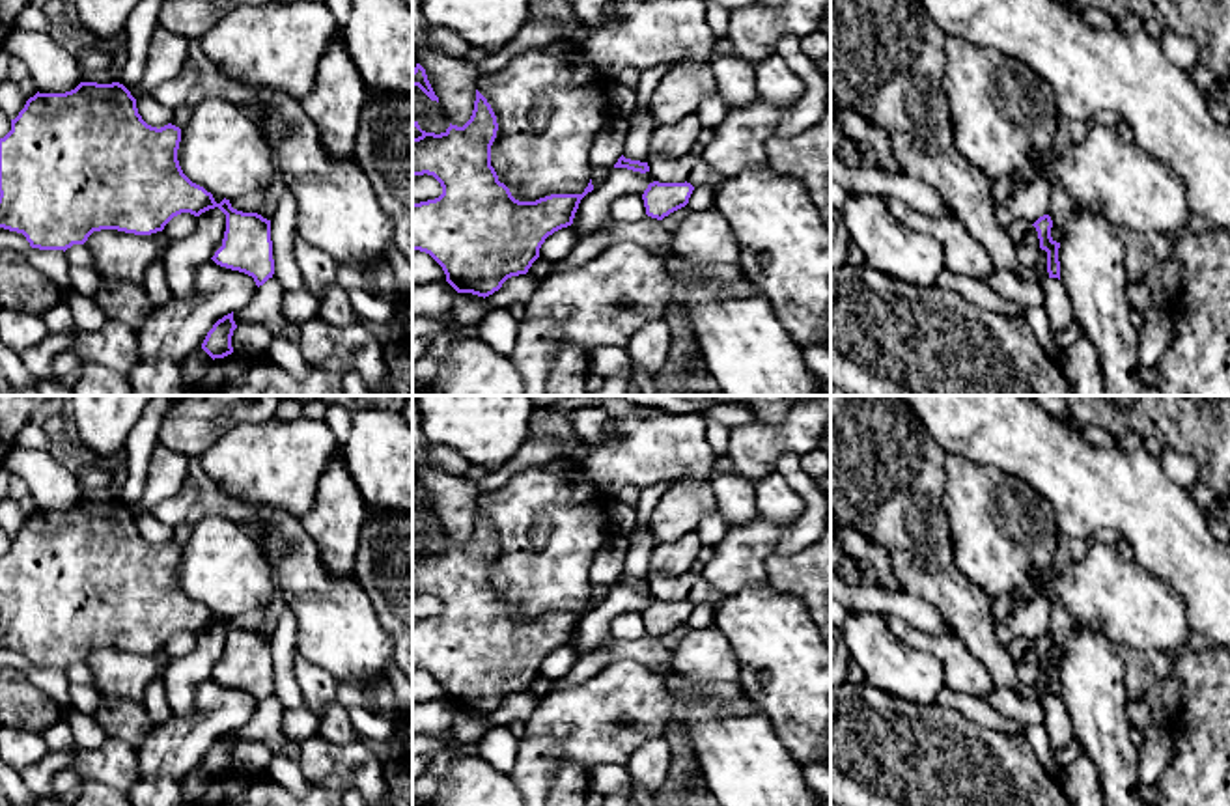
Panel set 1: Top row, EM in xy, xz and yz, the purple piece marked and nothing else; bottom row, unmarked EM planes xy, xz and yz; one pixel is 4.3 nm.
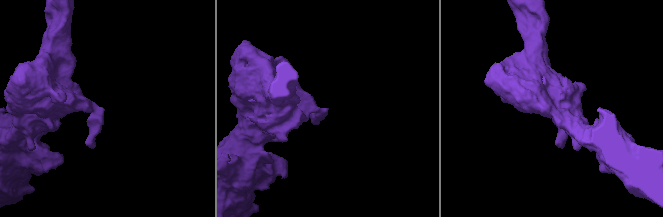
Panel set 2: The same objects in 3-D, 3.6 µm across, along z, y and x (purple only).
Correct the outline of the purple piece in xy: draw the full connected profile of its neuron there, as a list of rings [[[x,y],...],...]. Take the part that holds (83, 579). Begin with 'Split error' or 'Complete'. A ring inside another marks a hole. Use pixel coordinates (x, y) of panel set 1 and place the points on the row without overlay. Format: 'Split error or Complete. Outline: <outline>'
Complete. Outline: [[[80,500],[65,511],[37,509],[0,556],[0,646],[22,651],[32,666],[65,670],[84,662],[93,649],[151,653],[181,631],[200,634],[218,625],[226,632],[226,649],[211,677],[263,703],[274,692],[271,638],[237,629],[226,616],[217,621],[211,610],[192,601],[177,578],[179,560],[181,547],[147,543],[136,517],[119,500]]]

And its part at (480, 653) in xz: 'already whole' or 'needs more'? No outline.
already whole

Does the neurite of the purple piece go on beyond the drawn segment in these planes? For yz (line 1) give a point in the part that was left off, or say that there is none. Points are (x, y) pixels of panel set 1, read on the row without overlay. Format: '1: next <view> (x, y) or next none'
1: next none

